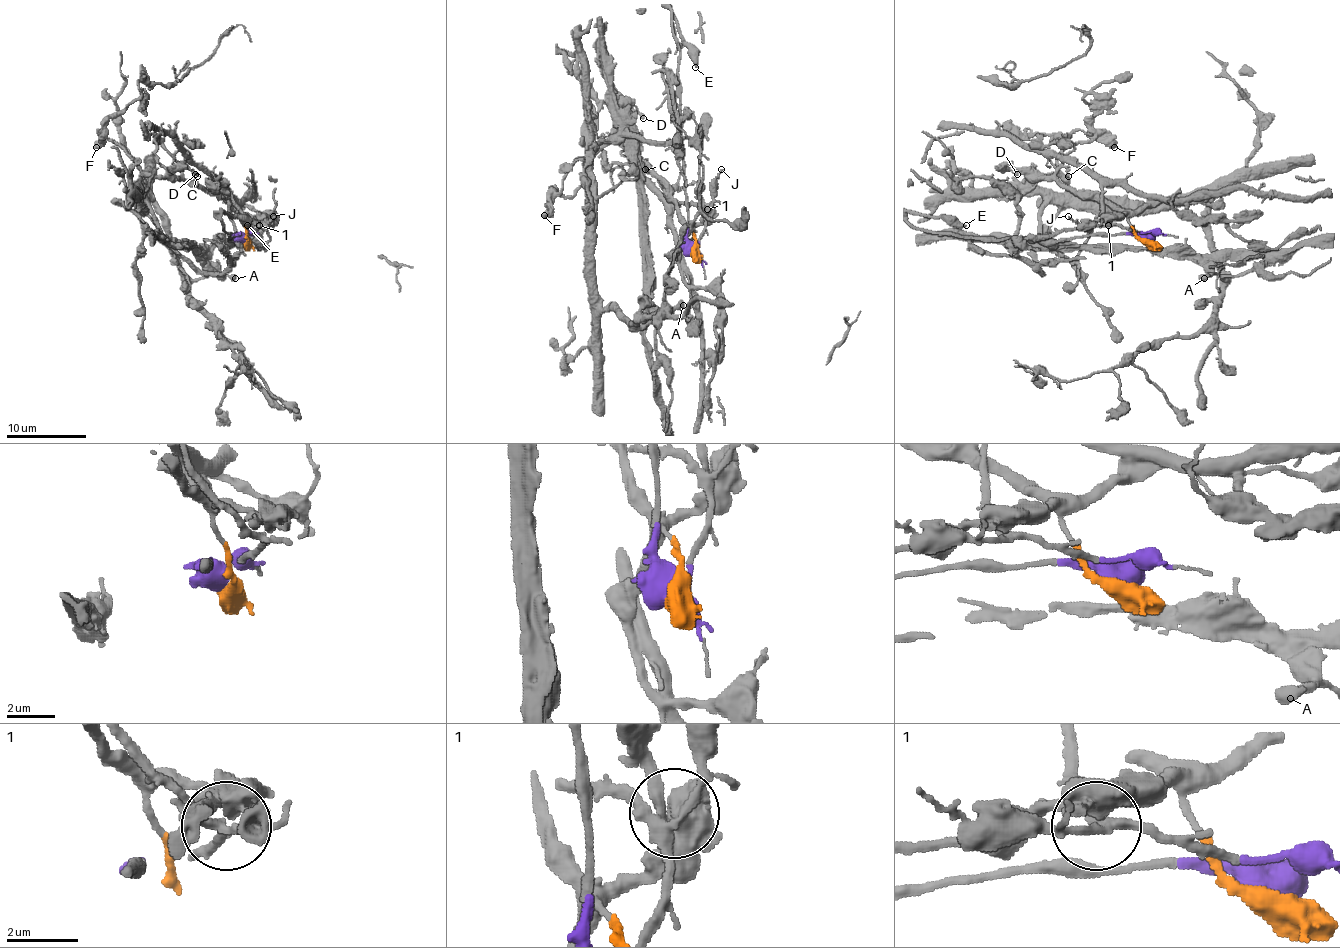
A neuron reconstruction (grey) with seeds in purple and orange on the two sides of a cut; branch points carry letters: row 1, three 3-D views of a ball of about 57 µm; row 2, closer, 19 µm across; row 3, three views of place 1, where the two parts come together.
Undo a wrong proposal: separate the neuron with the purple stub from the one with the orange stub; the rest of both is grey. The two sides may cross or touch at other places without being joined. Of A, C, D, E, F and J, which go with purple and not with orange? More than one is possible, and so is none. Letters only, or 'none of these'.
E, J

